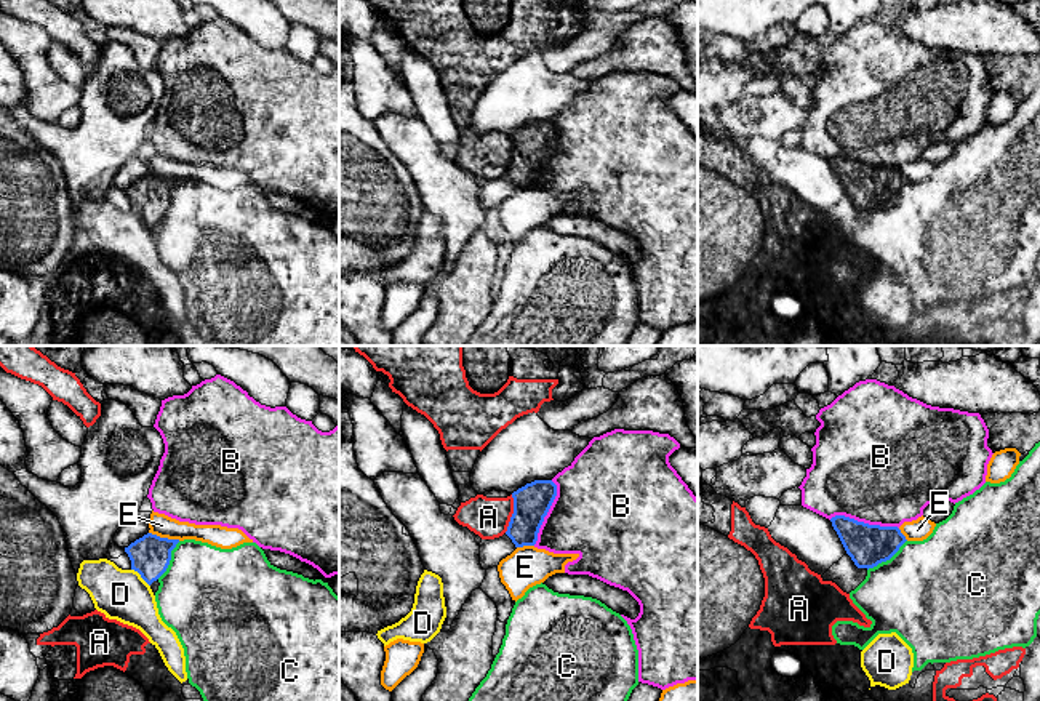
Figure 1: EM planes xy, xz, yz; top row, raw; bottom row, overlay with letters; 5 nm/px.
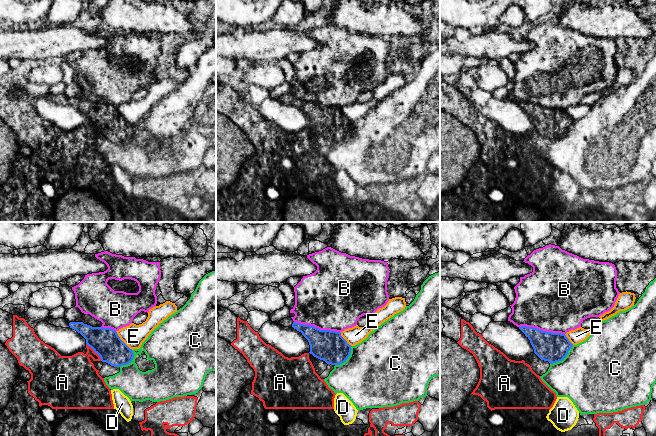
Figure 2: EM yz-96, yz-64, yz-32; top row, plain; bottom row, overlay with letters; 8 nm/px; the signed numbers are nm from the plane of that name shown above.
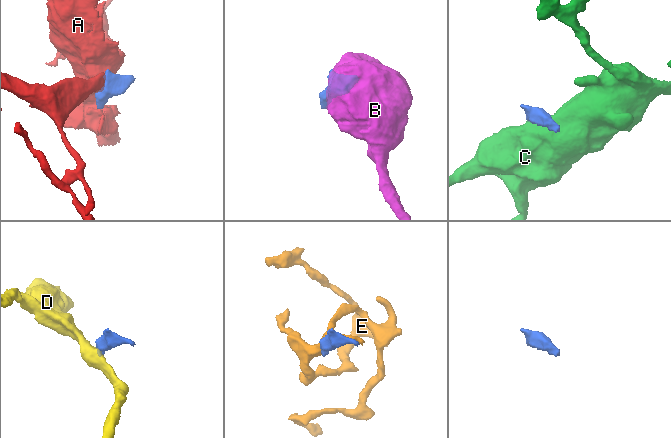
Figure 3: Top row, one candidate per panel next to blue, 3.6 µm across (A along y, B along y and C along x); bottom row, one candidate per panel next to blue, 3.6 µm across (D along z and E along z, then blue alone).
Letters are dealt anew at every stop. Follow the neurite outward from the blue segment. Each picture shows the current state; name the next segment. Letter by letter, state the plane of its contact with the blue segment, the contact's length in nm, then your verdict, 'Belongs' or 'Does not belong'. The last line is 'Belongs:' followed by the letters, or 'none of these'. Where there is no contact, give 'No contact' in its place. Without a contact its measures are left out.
A: Touches blue in xz. Shared border 200 nm. Does not belong
B: Touches blue in yz. Shared border 360 nm. Does not belong
C: Touches blue in yz. Shared border 260 nm. Does not belong
D: Touches blue in xy. Shared border 130 nm. Does not belong
E: Touches blue in xy. Shared border 170 nm. Does not belong
Belongs: none of these

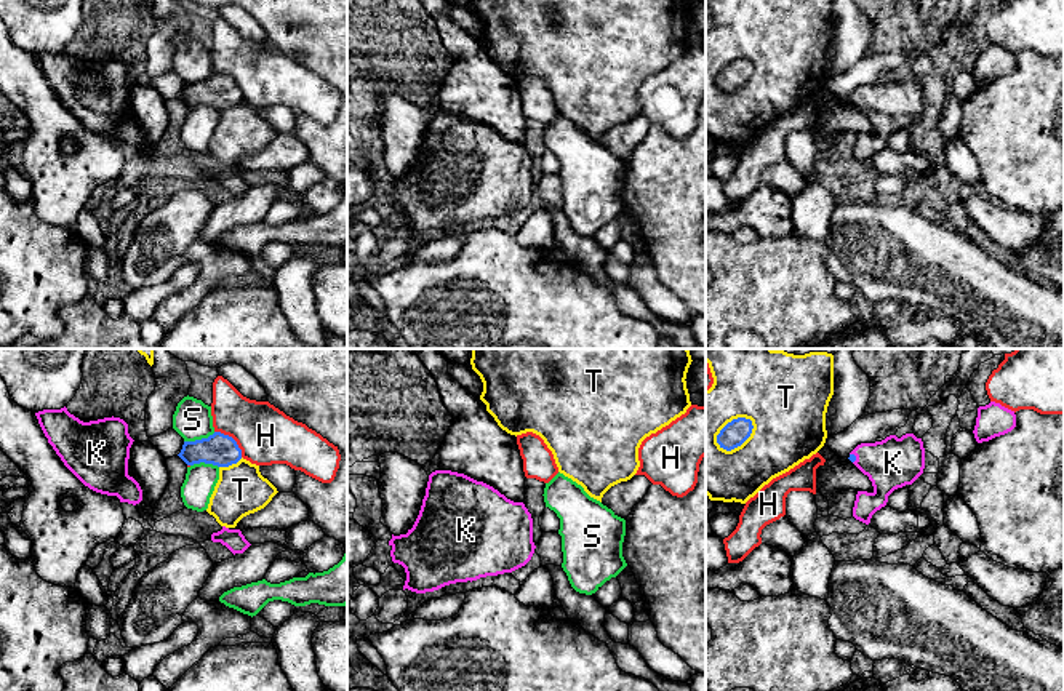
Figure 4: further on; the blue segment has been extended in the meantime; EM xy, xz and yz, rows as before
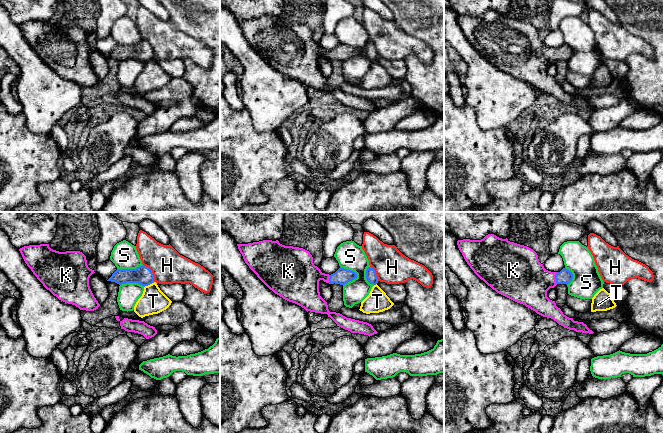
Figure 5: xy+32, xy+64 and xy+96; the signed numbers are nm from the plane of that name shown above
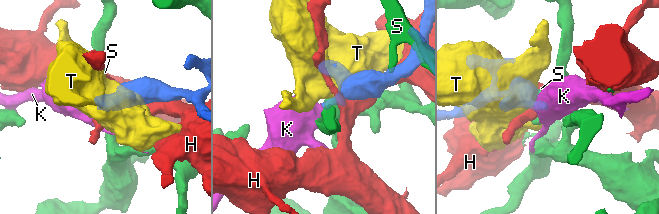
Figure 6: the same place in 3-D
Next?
H: Touches blue in xy. Shared border 190 nm. Does not belong
K: Touches blue in yz. Shared border 60 nm. Belongs
S: Touches blue in xy. Shared border 170 nm. Does not belong
T: Touches blue in yz. Shared border 220 nm. Does not belong
Belongs: K

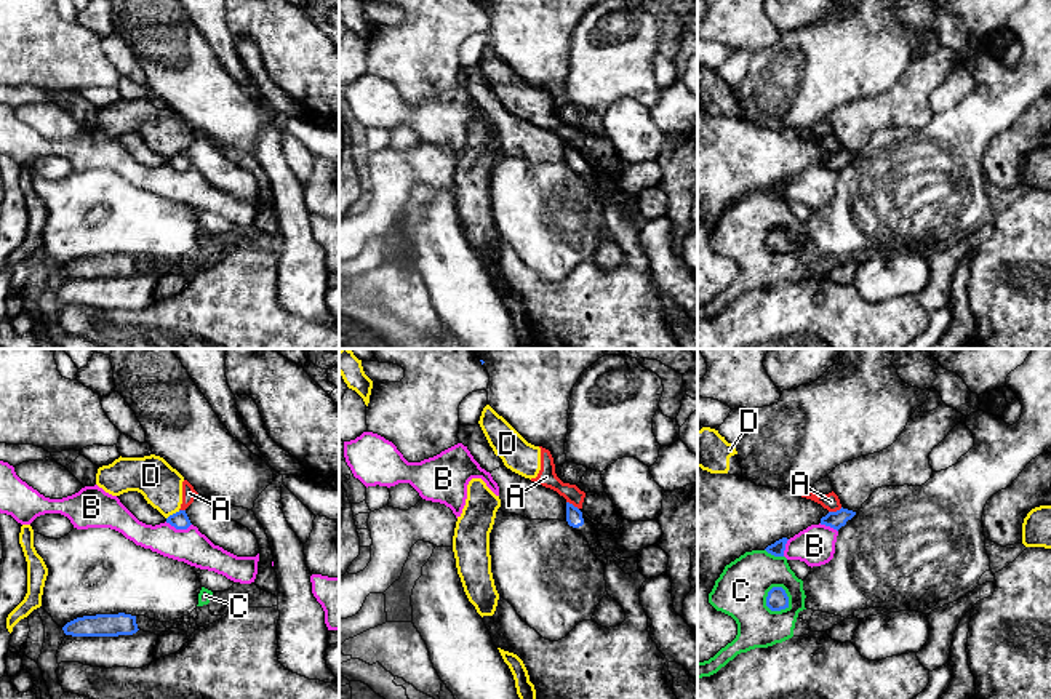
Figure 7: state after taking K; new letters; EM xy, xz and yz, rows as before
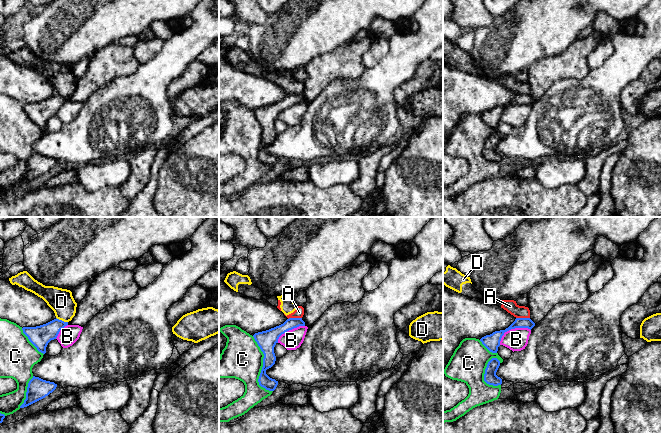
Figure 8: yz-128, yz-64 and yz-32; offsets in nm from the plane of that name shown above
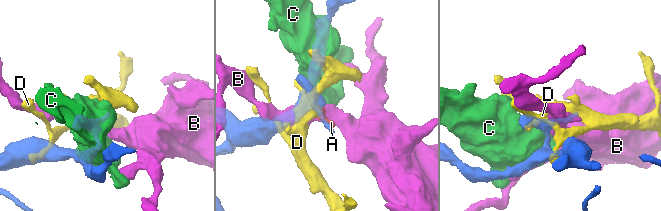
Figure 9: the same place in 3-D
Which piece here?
A: Touches blue in yz. Shared border 80 nm. Does not belong
B: Touches blue in xy. Shared border 140 nm. Does not belong
C: Touches blue in yz. Shared border 140 nm. Does not belong
D: Touches blue in xy. Shared border 80 nm. Does not belong
Belongs: none of these

